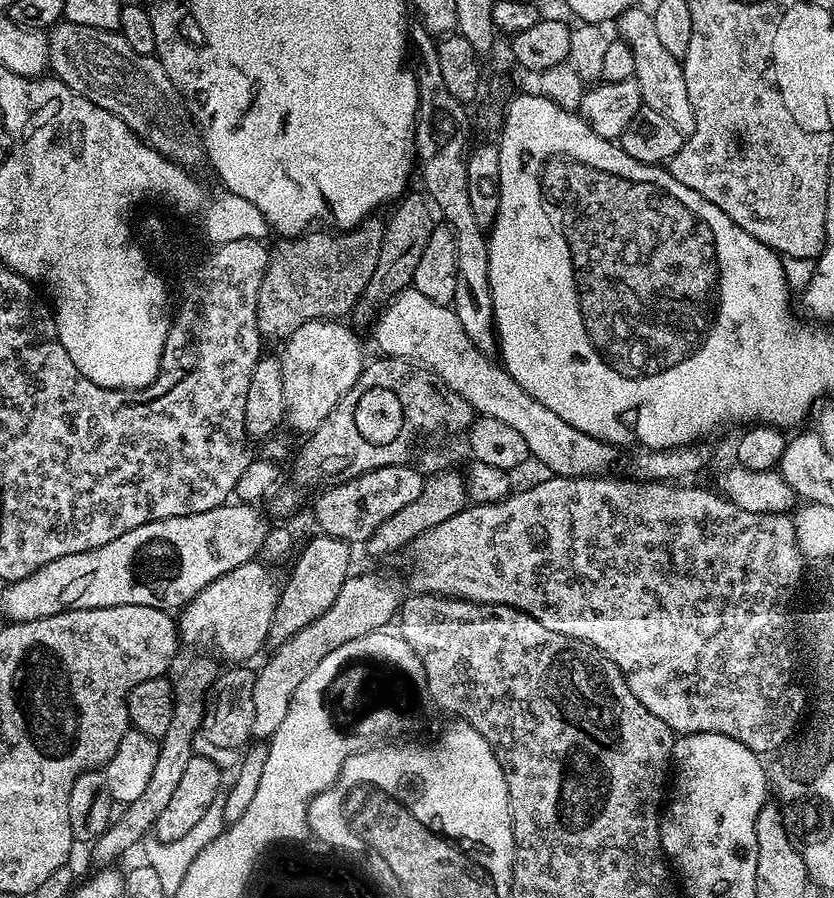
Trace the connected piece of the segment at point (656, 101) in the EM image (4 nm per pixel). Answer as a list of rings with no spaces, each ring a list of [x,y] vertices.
[[[643,7],[628,8],[618,17],[618,36],[630,46],[630,54],[634,54],[634,79],[638,82],[638,90],[643,107],[650,110],[658,110],[658,114],[662,114],[662,118],[674,122],[674,126],[678,126],[678,130],[682,133],[689,133],[694,130],[696,119],[694,118],[694,106],[690,102],[690,94],[686,94],[686,78],[684,77],[684,65],[681,57],[669,54],[662,46],[662,41],[658,39],[658,33],[654,27],[654,18],[651,11],[645,10]]]

